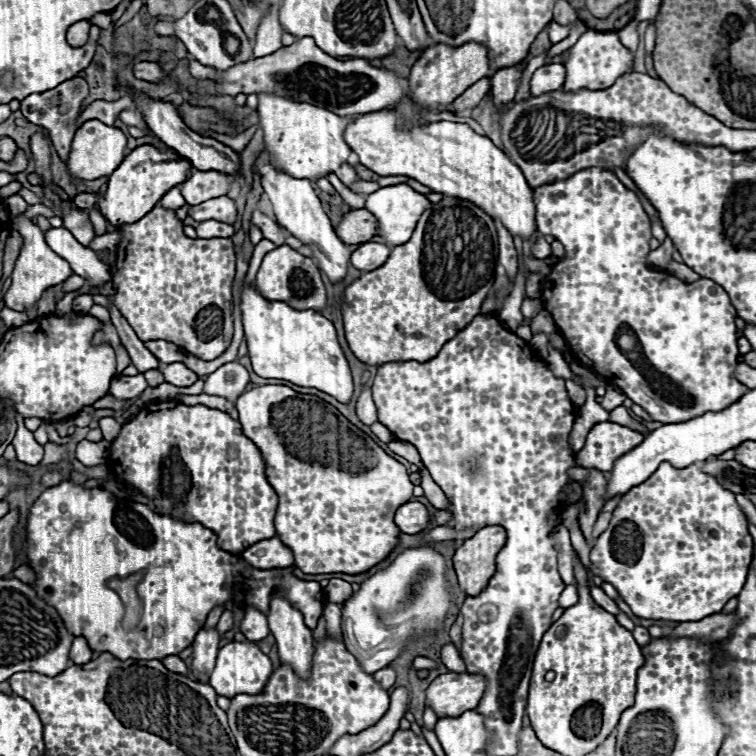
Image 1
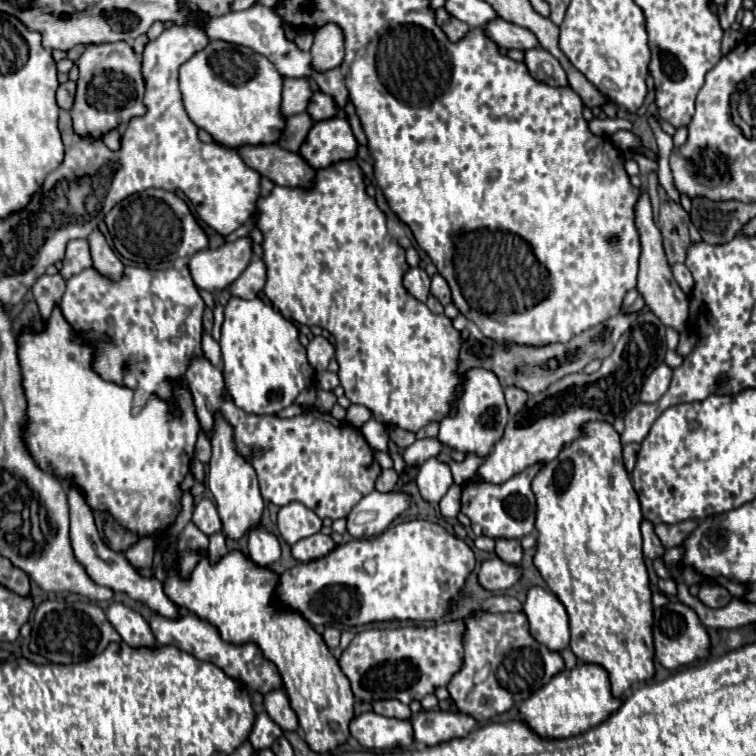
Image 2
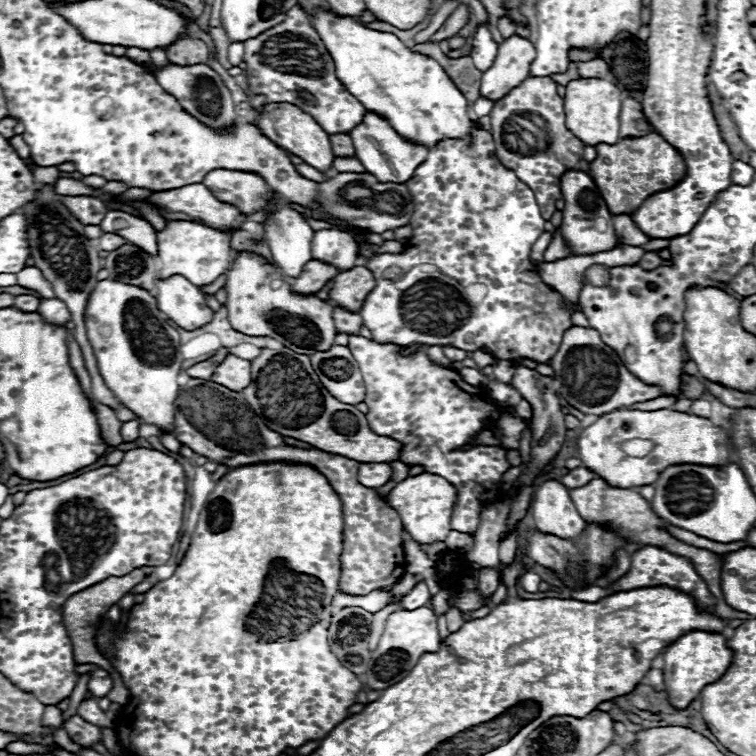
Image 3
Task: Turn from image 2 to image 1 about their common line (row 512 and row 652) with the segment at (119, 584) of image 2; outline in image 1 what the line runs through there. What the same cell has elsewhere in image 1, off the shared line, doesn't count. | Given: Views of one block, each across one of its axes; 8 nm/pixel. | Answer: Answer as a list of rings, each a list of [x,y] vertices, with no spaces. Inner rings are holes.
[[[74,640],[72,650],[70,650],[70,662],[72,664],[86,664],[92,660],[92,650],[86,640]]]

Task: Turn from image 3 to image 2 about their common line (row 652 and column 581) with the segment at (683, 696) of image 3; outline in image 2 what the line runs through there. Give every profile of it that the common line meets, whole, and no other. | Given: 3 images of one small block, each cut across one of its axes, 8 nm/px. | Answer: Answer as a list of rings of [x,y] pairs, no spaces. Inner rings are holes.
[[[580,664],[572,670],[562,670],[536,694],[524,700],[520,704],[520,718],[542,738],[568,738],[604,722],[620,704],[622,700],[612,696],[608,672],[598,664]]]

